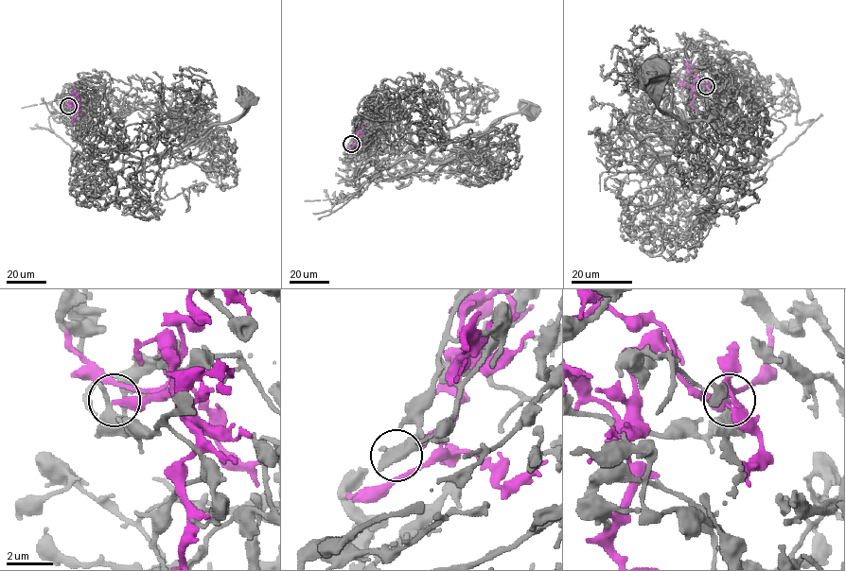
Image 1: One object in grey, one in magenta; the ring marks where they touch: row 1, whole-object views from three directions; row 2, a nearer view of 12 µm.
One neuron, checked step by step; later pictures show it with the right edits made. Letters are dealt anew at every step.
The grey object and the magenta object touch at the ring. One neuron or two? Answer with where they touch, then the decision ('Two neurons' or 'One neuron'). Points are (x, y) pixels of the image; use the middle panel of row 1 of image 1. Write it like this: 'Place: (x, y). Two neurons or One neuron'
Place: (351, 144). Two neurons

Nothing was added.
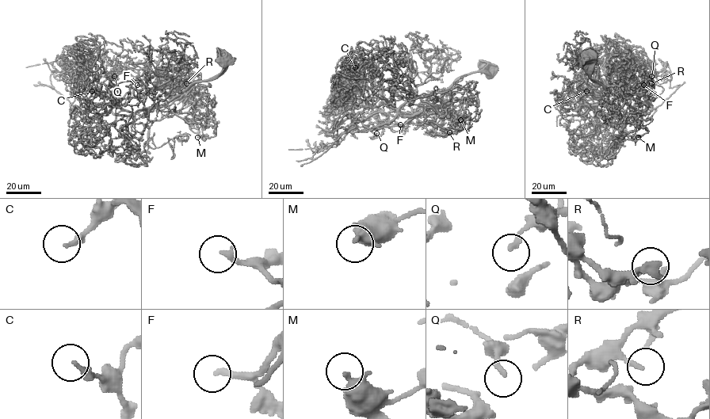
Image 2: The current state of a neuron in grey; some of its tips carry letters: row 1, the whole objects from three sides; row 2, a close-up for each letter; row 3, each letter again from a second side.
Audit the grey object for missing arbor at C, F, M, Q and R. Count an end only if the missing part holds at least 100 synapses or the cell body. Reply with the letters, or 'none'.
F

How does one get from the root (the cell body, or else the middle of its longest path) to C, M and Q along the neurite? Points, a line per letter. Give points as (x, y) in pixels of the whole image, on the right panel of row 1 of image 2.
C: (588, 59), (590, 78), (634, 110), (622, 110), (605, 87), (588, 85), (586, 91)
M: (588, 59), (590, 78), (634, 108), (620, 116), (624, 120), (641, 112), (632, 112), (647, 130), (638, 137)
Q: (588, 59), (590, 78), (639, 115), (646, 112), (651, 88), (641, 74), (657, 74), (651, 76)

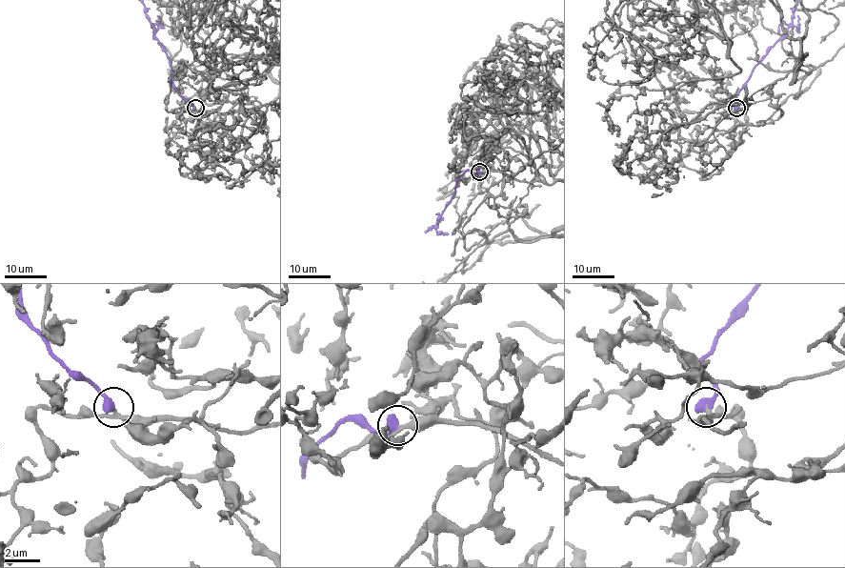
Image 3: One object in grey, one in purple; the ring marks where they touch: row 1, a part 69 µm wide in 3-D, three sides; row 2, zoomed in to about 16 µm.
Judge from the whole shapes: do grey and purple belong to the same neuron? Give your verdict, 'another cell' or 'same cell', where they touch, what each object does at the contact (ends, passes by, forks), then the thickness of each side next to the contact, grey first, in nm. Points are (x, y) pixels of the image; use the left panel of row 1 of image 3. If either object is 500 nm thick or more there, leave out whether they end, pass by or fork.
same cell; at (195, 108); 190 nm thick on the grey side, 600 nm on the other

